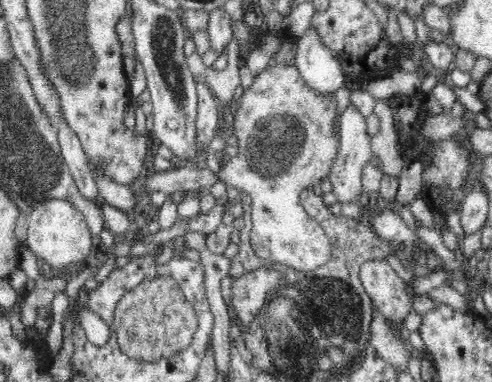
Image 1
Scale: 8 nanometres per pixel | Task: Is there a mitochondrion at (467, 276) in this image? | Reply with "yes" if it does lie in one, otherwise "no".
no

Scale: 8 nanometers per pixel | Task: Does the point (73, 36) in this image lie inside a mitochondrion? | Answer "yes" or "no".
yes

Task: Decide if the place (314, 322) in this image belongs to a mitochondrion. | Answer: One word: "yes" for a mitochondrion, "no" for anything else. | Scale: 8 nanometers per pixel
yes

